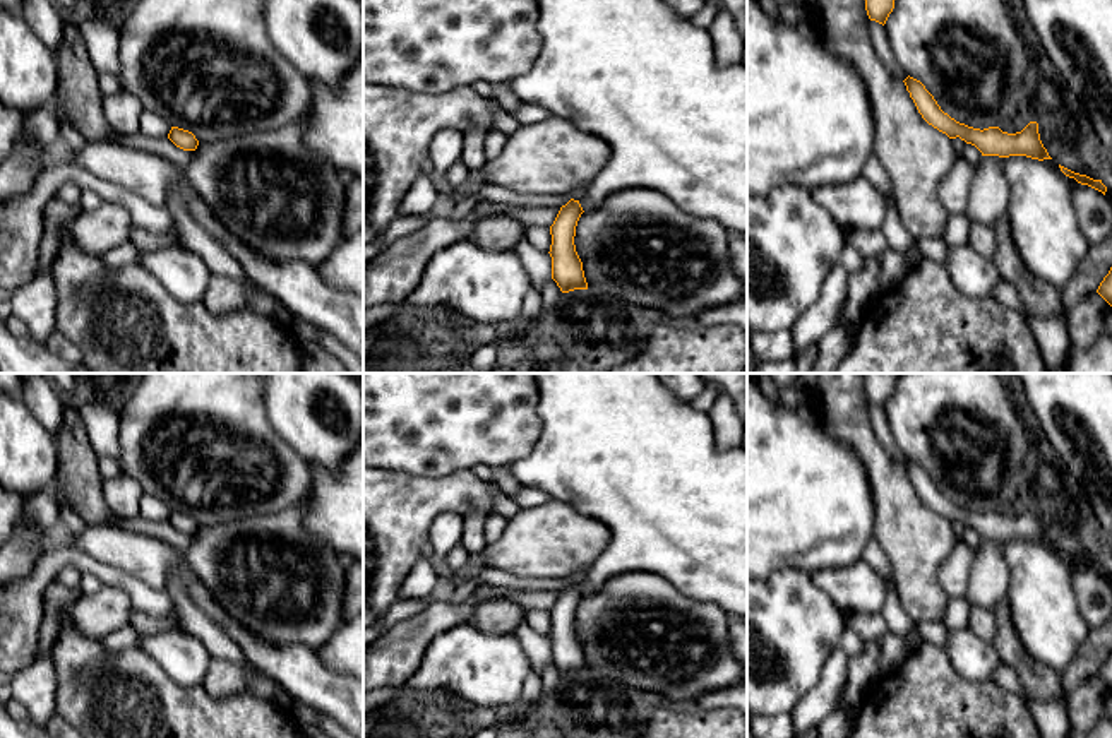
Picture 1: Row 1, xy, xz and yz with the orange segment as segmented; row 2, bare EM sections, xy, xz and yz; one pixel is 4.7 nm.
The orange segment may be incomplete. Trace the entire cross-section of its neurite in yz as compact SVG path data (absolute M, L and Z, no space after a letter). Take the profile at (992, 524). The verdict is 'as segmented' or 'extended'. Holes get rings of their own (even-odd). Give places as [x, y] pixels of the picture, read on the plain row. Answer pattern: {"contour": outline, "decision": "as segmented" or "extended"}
{"contour": "M908 459L903 466L918 497L929 509L946 517L949 522L960 521L966 527L975 529L982 539L1026 539L1038 545L1052 543L1040 524L1037 505L1030 505L1016 517L1002 515L999 510L983 514L973 512L944 497L920 464Z", "decision": "as segmented"}

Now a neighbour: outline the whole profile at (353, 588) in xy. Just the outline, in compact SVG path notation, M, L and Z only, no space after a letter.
M363 562L346 567L346 582L343 589L344 622L363 611Z

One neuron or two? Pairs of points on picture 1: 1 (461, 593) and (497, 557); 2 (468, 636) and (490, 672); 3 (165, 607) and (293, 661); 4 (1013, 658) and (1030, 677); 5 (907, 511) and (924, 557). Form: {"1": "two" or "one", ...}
{"1": "two", "2": "one", "3": "two", "4": "one", "5": "one"}

